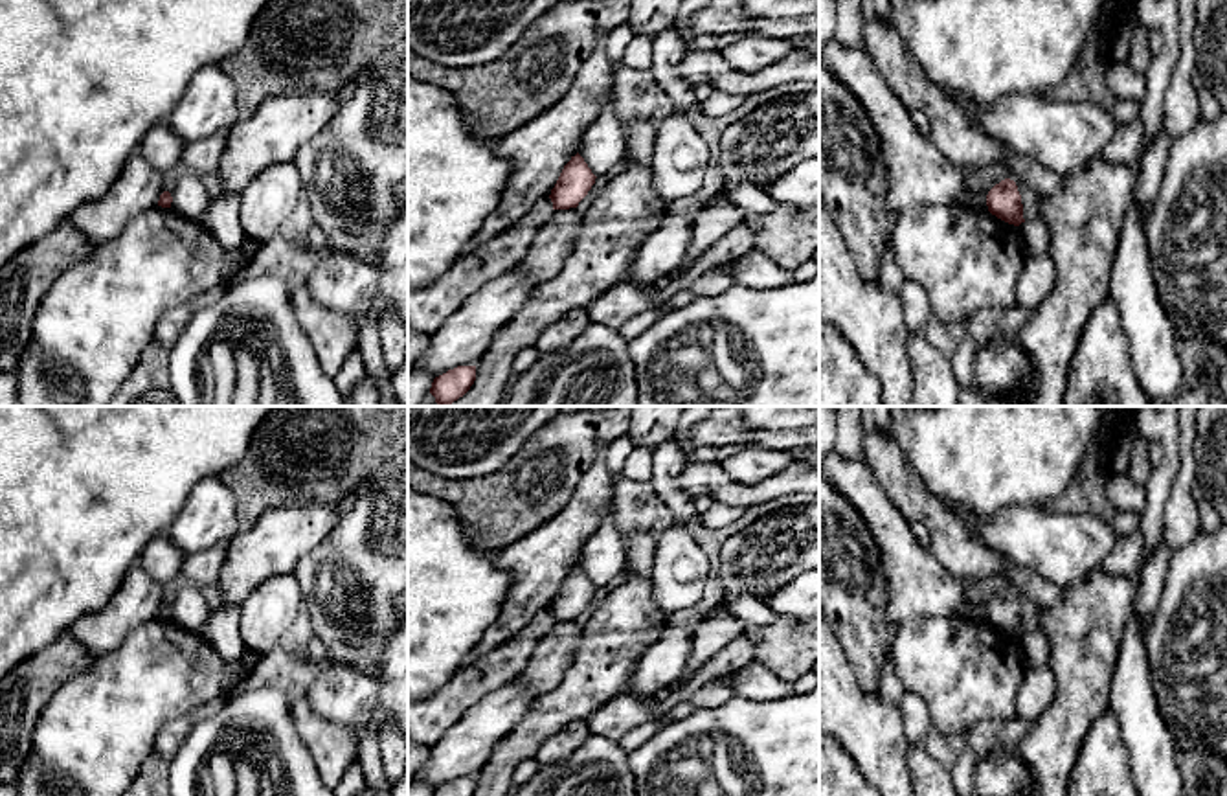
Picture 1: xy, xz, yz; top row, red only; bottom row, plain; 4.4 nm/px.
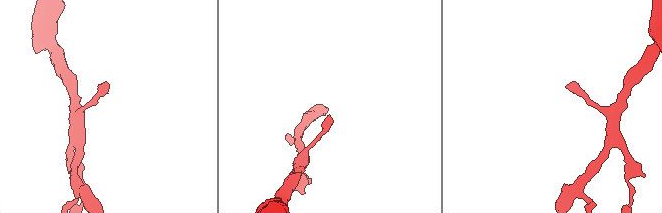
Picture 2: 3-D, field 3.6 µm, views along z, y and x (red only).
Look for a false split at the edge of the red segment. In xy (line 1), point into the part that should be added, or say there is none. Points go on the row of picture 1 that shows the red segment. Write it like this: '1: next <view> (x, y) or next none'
1: next none

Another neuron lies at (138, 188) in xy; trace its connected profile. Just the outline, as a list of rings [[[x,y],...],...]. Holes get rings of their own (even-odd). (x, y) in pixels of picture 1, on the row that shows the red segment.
[[[134,151],[110,189],[77,208],[70,221],[81,235],[99,246],[118,237],[132,217],[158,206],[162,193],[163,175]]]

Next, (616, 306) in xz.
[[[628,279],[608,289],[601,298],[586,307],[591,324],[601,324],[612,333],[636,314],[641,314],[656,305],[663,305],[672,290],[659,285],[654,290],[645,290]]]

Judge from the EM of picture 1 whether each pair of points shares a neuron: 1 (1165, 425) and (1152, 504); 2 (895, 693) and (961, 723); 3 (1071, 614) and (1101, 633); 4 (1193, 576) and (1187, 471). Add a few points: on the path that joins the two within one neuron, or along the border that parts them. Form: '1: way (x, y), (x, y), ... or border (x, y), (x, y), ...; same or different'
1: way (1169, 445), (1169, 467), (1159, 484); same
2: border (889, 655), (895, 675), (906, 690); different
3: way (1079, 622), (1093, 633); same
4: border (1200, 532), (1174, 550); different

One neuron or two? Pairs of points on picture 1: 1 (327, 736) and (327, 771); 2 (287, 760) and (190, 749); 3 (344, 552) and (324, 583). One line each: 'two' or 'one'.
1: one
2: one
3: one

